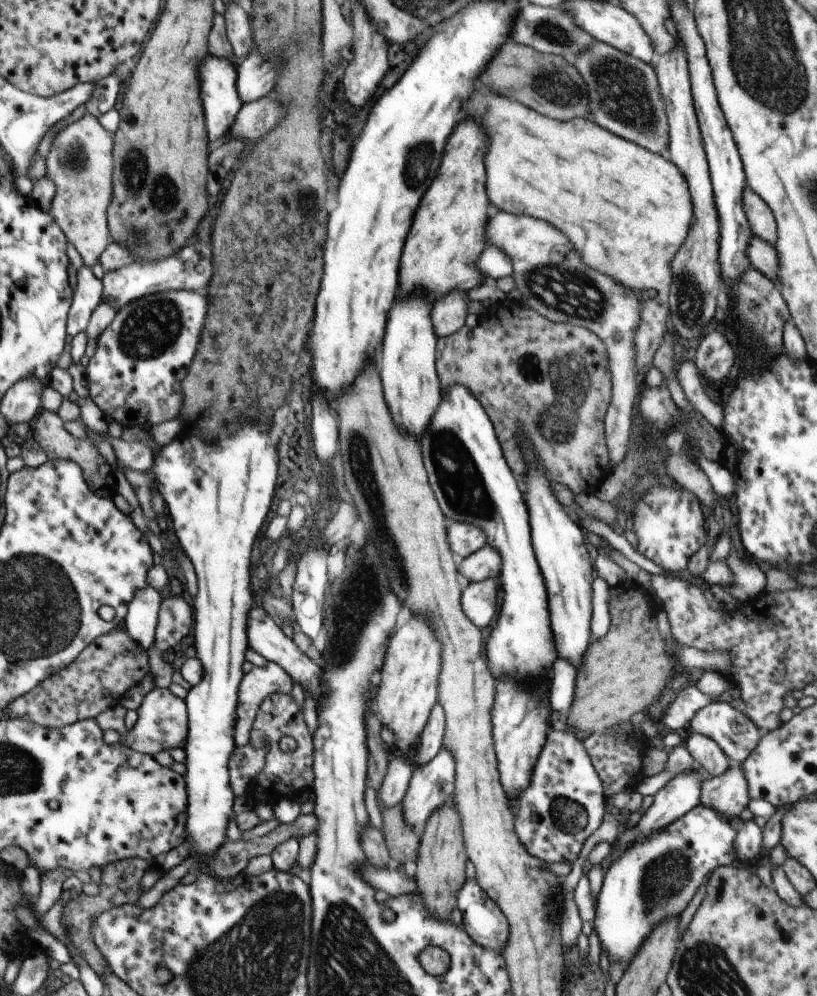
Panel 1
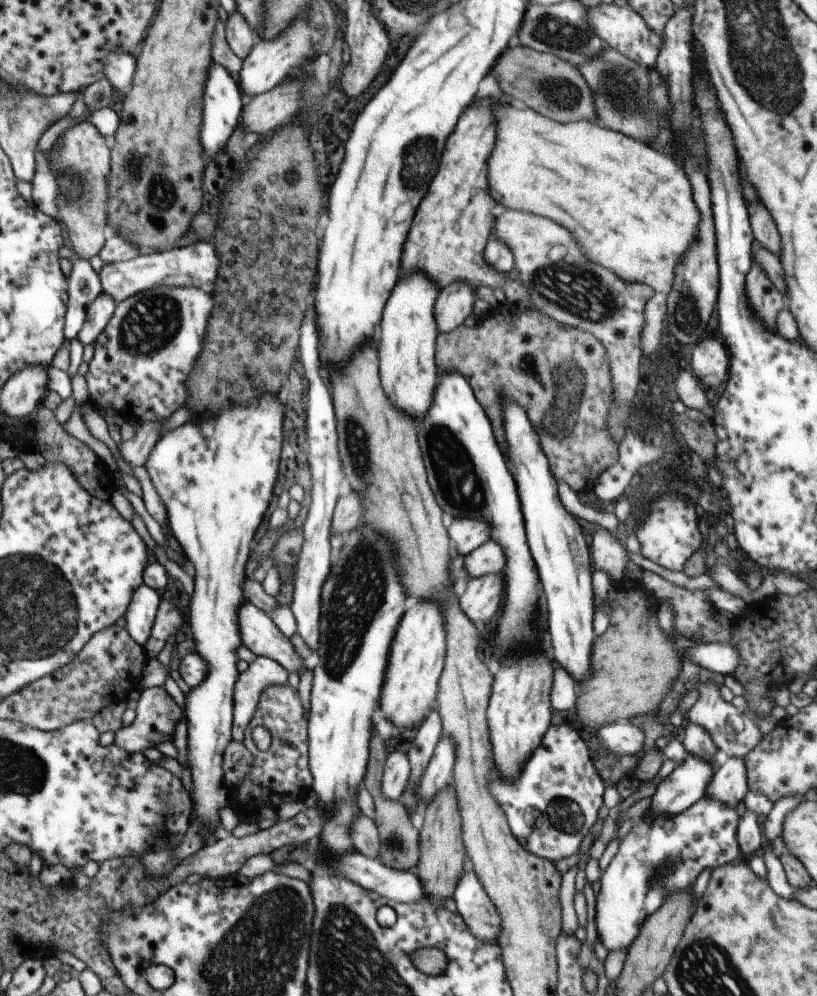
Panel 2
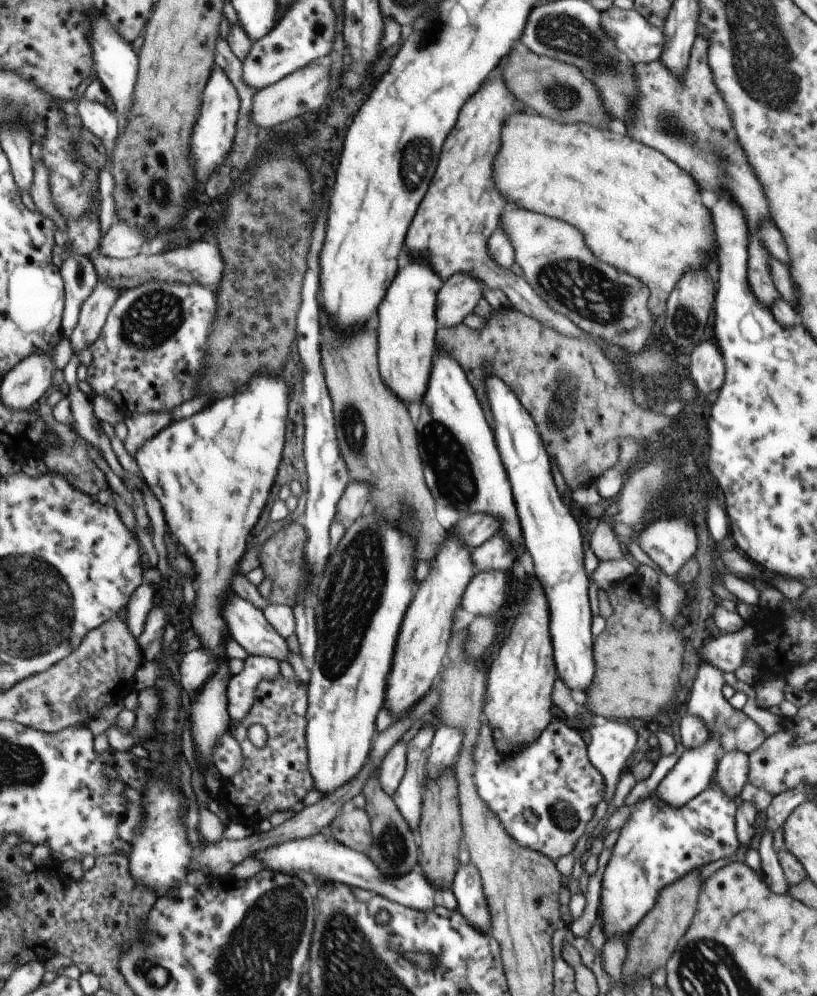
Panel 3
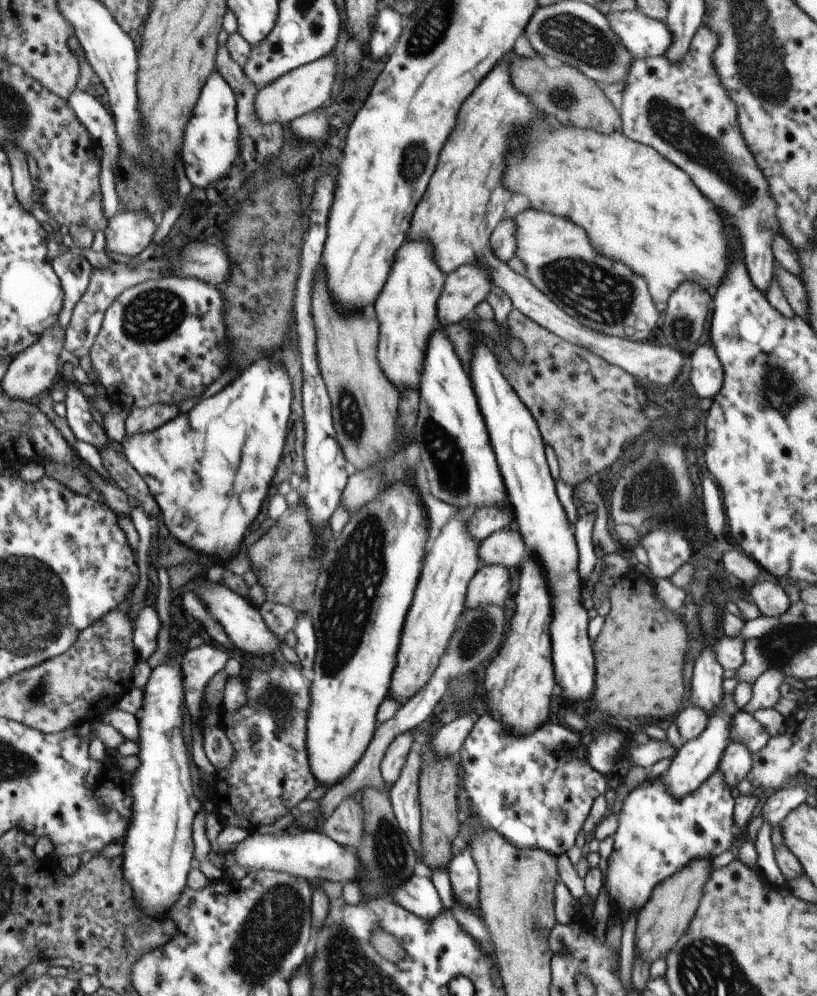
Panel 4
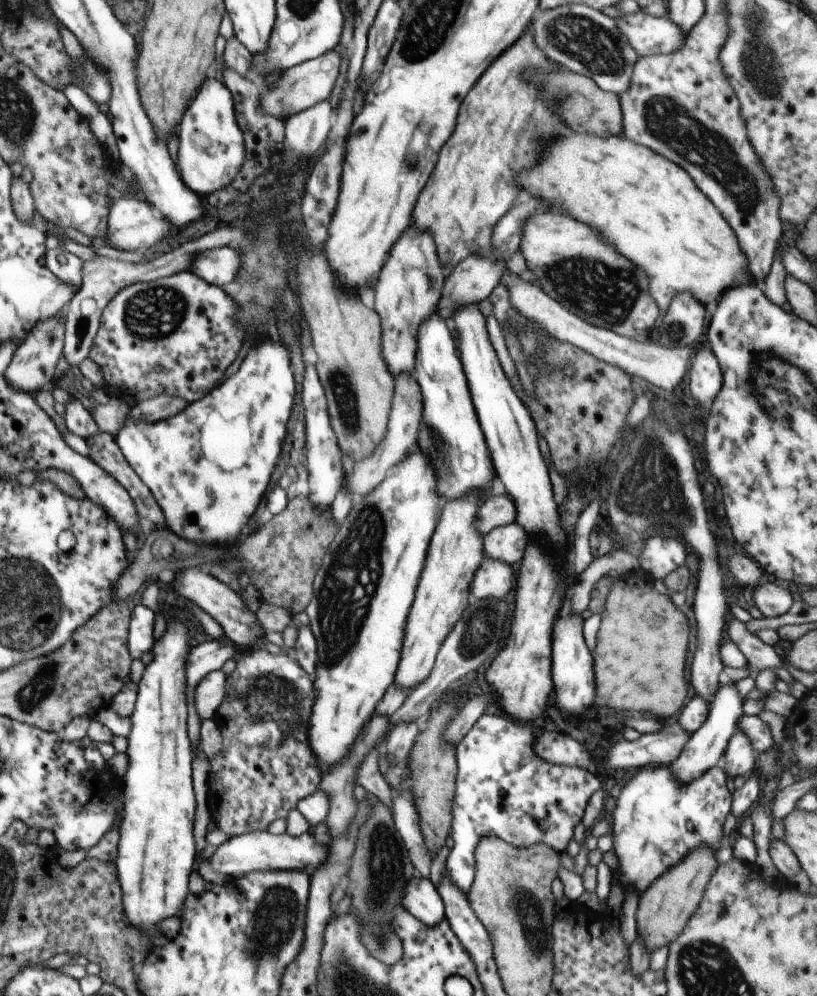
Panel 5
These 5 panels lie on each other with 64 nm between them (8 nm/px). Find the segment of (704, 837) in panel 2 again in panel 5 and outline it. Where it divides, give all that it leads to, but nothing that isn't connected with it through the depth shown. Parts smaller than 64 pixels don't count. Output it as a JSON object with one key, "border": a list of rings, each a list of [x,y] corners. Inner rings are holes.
{"border":[[[656,765],[652,770],[638,769],[638,772],[624,784],[616,809],[613,811],[612,836],[614,854],[618,856],[618,882],[622,884],[623,892],[629,888],[640,894],[646,892],[653,882],[668,872],[670,868],[678,866],[680,860],[684,860],[689,852],[706,844],[716,853],[721,847],[724,836],[723,825],[731,812],[733,794],[726,786],[727,776],[723,768],[709,768],[706,774],[702,774],[698,780],[692,780],[690,784],[680,784],[669,765]]]}

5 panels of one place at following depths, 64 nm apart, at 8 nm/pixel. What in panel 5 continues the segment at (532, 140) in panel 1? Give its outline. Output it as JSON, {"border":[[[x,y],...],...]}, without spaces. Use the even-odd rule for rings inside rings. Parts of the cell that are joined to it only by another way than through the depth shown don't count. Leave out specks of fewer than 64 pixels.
{"border":[[[573,131],[568,138],[558,140],[556,148],[554,142],[546,146],[542,162],[532,170],[526,170],[526,174],[522,172],[520,182],[520,188],[530,193],[532,198],[548,202],[548,211],[584,222],[590,228],[598,228],[622,256],[642,266],[650,280],[650,296],[660,310],[668,310],[672,298],[680,292],[690,292],[702,306],[713,308],[728,288],[750,282],[758,286],[748,270],[746,256],[734,230],[688,172],[647,146],[633,143],[623,134],[604,138]]]}

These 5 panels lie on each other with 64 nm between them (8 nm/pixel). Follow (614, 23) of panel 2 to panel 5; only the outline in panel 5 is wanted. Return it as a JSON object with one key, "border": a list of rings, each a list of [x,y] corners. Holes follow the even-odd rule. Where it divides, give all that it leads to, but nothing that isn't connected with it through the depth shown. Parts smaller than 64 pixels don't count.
{"border":[[[642,11],[626,13],[616,19],[620,32],[639,57],[665,55],[678,50],[686,40],[682,28],[678,28],[667,16],[650,16]]]}

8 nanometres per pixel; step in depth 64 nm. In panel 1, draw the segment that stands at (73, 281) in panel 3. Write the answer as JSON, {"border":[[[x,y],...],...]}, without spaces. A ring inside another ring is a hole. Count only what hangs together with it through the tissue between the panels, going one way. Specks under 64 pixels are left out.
{"border":[[[87,265],[78,270],[75,283],[75,299],[72,300],[72,309],[68,316],[67,332],[74,337],[80,332],[85,332],[91,320],[92,312],[103,300],[103,285],[96,278]]]}

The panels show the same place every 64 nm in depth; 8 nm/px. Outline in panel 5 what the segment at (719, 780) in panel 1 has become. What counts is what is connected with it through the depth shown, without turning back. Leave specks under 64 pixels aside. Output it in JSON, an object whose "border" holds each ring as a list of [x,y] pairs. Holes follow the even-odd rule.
{"border":[[[738,730],[730,738],[724,755],[724,772],[728,779],[734,780],[737,776],[746,776],[755,769],[755,750],[750,744],[750,738]]]}

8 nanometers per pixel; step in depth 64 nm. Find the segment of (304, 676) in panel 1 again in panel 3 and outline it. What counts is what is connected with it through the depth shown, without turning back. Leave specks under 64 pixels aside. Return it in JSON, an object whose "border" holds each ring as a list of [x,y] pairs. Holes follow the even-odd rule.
{"border":[[[234,593],[227,596],[221,608],[223,620],[227,621],[227,632],[248,655],[261,655],[286,660],[289,647],[286,640],[272,628],[262,610]]]}

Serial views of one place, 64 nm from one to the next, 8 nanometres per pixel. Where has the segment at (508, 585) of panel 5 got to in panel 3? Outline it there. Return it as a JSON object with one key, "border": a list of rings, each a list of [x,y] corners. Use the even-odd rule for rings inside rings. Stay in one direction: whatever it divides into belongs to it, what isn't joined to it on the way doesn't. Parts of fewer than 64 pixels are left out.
{"border":[[[504,571],[476,573],[462,596],[461,608],[473,615],[498,612],[508,594],[508,576]]]}

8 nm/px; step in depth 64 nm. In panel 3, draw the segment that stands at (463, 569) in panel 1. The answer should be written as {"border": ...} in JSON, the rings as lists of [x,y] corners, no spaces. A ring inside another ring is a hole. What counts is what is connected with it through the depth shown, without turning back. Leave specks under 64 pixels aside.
{"border":[[[499,531],[481,546],[474,548],[471,554],[476,568],[475,574],[490,570],[508,572],[514,566],[519,550]]]}

